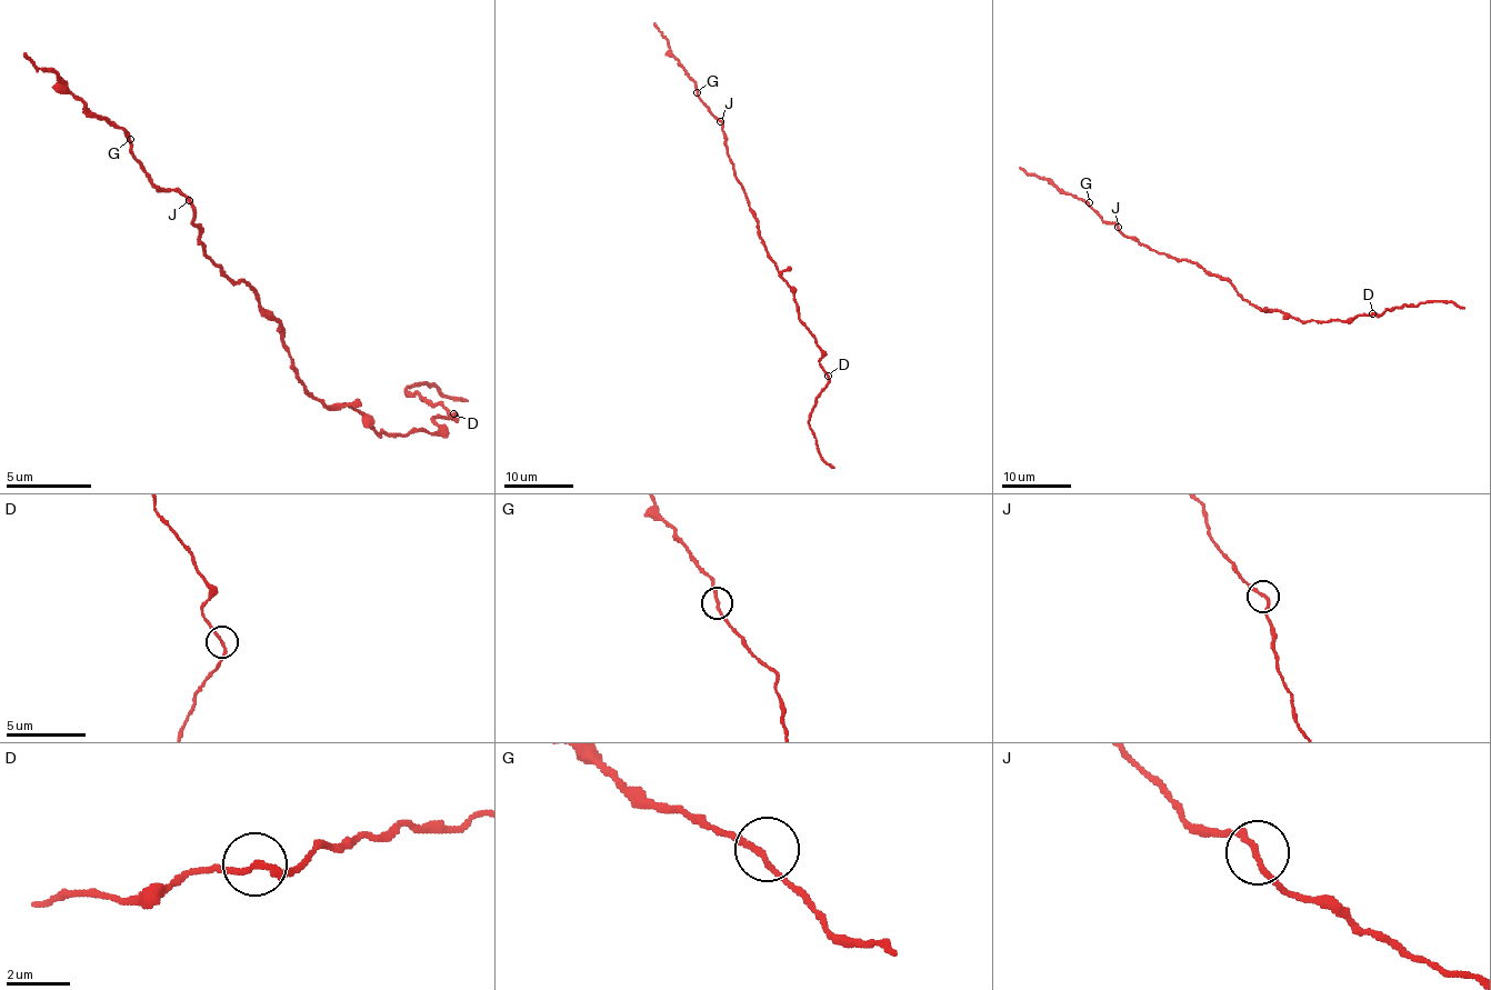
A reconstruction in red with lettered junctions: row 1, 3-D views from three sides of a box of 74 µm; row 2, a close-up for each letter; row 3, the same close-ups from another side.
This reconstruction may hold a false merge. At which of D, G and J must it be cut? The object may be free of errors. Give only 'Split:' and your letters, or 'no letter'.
Split: no letter

